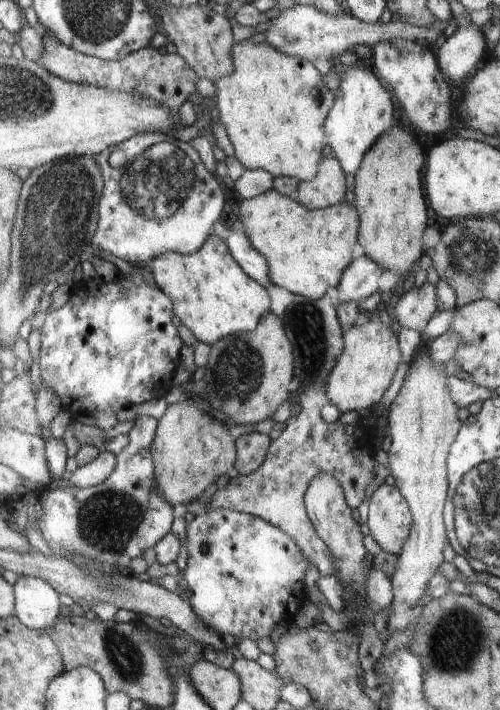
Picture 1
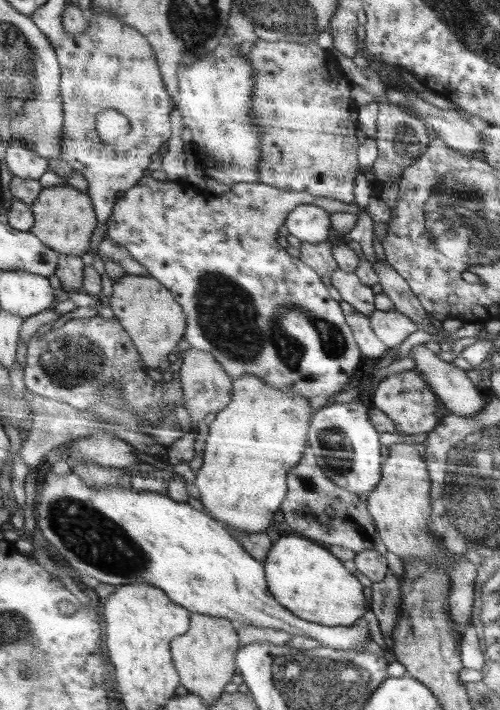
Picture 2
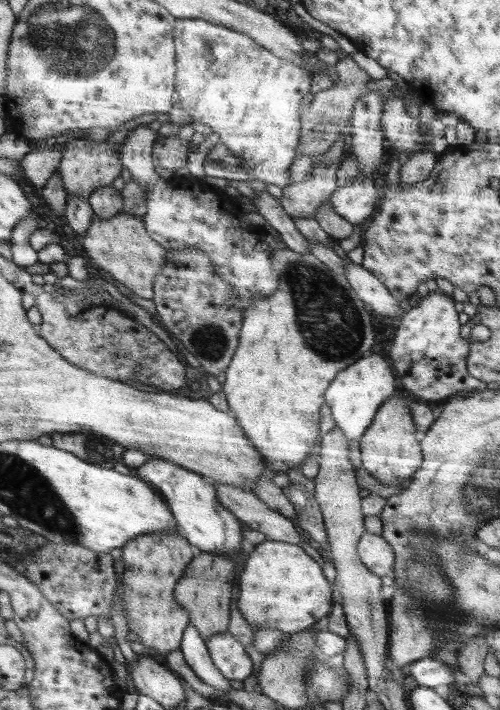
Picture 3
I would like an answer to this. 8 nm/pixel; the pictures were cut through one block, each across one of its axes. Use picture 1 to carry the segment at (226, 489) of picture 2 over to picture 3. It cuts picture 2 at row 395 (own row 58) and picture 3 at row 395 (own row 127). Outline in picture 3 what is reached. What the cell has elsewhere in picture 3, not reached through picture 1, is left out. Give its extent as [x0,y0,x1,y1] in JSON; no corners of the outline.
[221,247,374,477]

